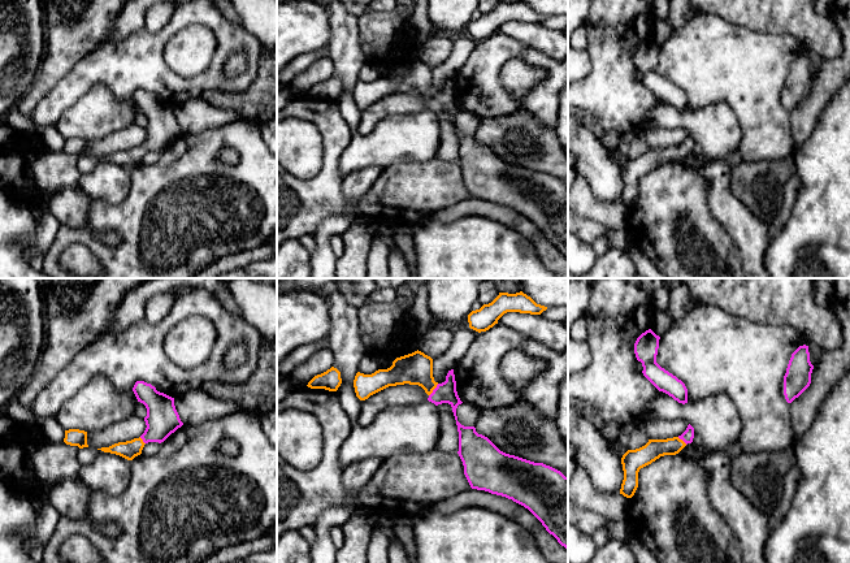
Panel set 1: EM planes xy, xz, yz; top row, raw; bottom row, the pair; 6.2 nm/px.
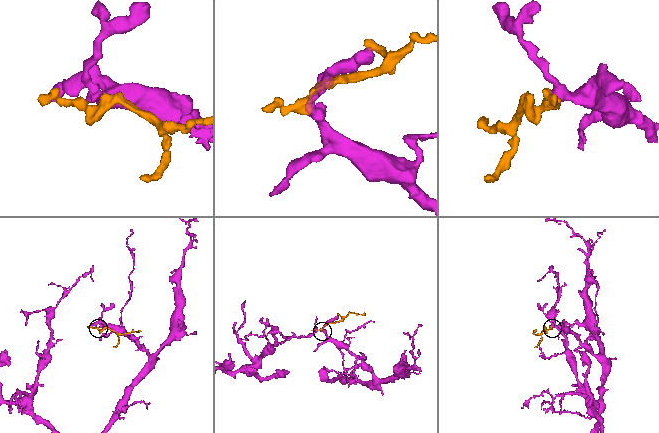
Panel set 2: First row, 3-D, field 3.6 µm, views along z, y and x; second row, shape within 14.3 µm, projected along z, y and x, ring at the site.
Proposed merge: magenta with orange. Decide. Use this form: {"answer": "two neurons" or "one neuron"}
{"answer": "one neuron"}

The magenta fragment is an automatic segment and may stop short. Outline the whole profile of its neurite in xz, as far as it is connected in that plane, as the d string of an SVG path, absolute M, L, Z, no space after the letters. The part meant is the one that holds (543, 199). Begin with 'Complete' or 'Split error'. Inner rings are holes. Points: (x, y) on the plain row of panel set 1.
Split error. M421 60L396 66L387 78L378 78L372 83L357 81L354 88L356 105L360 109L396 94L419 94L429 104L428 109L435 114L448 112L456 129L459 140L459 165L464 174L464 183L472 198L502 204L528 217L568 259L568 186L560 179L543 172L534 172L500 160L487 146L478 143L474 135L464 135L457 130L456 117L463 111L456 100L454 78L448 79L446 90L438 92L433 86L433 68Z

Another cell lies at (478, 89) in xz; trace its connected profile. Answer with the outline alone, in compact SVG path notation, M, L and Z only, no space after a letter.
M495 33L489 39L478 42L468 61L454 77L454 83L460 109L476 114L480 120L504 117L522 109L530 113L541 125L555 129L560 92L568 85L568 57L563 60L551 59L512 36ZM515 59L545 72L545 77L528 91L521 101L516 101L507 95L500 82L503 66Z

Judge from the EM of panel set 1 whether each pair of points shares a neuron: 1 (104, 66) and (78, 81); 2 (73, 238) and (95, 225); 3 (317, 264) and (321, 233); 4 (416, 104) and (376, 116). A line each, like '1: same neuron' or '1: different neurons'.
1: same neuron
2: same neuron
3: same neuron
4: same neuron

